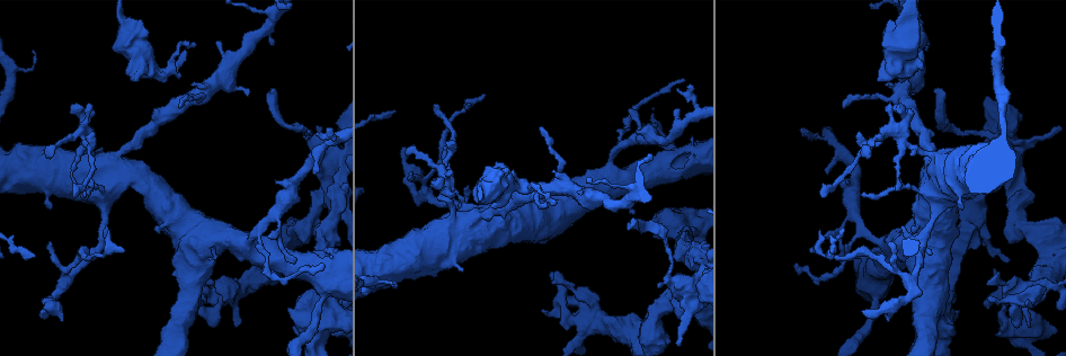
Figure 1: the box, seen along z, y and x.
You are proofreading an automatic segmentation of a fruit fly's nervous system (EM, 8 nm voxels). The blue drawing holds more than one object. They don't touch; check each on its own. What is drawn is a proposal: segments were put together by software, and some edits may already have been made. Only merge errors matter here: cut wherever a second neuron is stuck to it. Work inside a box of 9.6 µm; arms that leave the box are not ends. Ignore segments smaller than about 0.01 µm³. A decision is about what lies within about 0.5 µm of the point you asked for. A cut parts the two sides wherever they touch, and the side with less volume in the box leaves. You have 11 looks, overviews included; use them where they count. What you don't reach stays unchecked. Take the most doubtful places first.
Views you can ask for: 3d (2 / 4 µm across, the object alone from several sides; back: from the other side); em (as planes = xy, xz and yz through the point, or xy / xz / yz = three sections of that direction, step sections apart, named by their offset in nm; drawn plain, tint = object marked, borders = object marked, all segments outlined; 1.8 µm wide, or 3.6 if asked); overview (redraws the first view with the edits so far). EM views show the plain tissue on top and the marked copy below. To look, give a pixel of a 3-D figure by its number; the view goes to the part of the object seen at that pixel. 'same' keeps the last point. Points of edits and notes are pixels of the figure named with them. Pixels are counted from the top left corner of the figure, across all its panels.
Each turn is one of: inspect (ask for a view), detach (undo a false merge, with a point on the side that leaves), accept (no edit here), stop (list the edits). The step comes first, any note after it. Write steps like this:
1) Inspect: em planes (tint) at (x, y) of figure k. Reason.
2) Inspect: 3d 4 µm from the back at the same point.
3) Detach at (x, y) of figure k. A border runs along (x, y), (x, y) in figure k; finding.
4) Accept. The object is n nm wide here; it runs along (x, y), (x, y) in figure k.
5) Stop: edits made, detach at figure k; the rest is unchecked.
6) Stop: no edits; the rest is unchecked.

Inspect: em xz step 16 (tint) at (1045, 271) of figure 1. Arms part here.

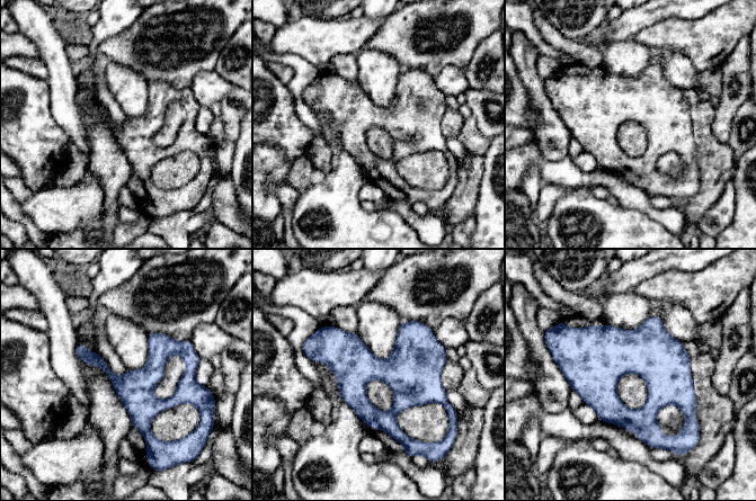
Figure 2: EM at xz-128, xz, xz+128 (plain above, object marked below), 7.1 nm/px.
Inspect: em planes (tint) at the same point.

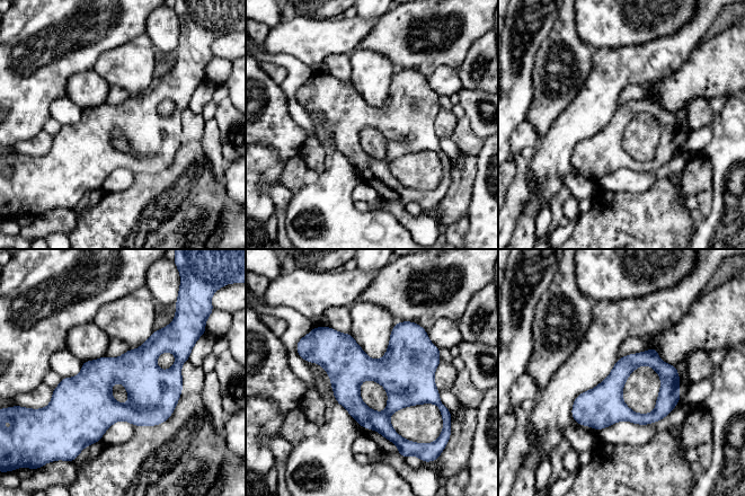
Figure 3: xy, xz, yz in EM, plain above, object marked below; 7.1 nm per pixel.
Accept. The object is 180 nm wide here; it runs along (674, 371), (636, 360), (575, 416) in figure 3; one neuron here.

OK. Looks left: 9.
Inspect: 3d 4 µm at (511, 186) of figure 1. Sharp bend.

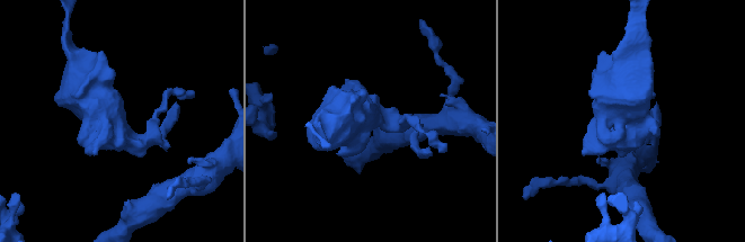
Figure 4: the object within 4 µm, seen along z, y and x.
Inspect: em xy step 8 (tint) at (371, 118) of figure 4. Need the tissue.

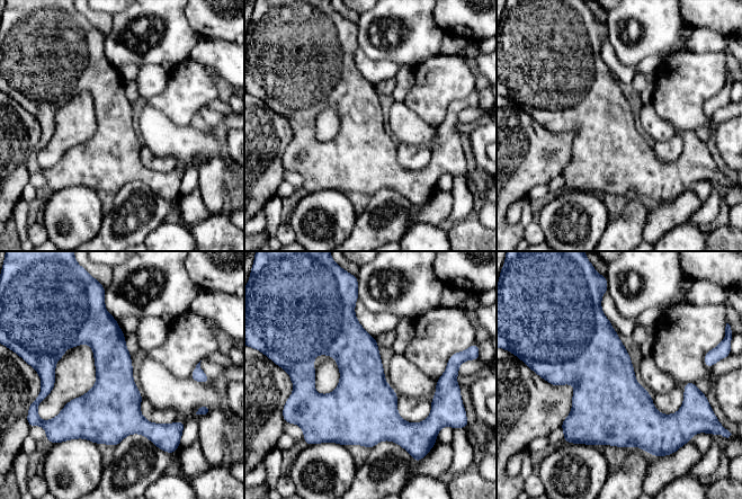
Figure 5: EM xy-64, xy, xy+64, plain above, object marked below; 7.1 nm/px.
Accept. The object is 340 nm wide here; one neuron here.

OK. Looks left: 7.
Inspect: em yz step 16 (tint) at (448, 186) of figure 1.

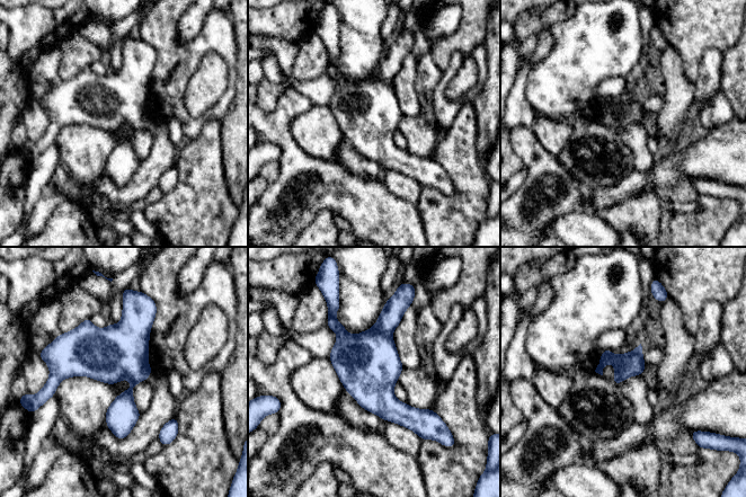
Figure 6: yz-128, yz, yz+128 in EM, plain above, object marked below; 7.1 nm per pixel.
Accept. The object is 170 nm wide here; one neuron here.

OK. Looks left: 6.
Inspect: em xy step 4 (tint) at (964, 230) of figure 1. Abrupt turn.

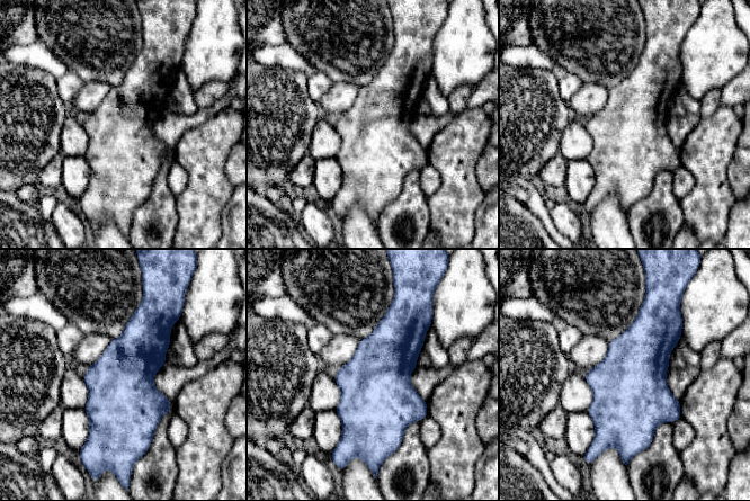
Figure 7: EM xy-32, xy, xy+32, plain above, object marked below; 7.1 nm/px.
Inspect: em planes (tint) at the same point. Cut it another way.

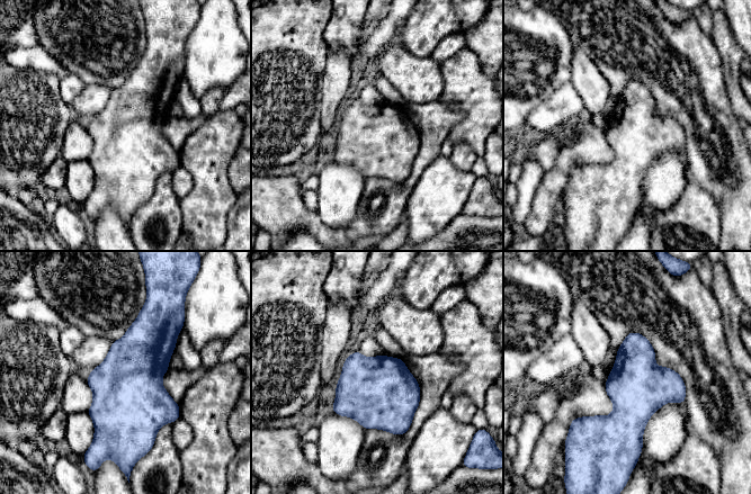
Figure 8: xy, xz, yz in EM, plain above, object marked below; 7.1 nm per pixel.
Accept. All the same neuron.

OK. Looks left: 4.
Stop: no edits; the rest is unchecked.

